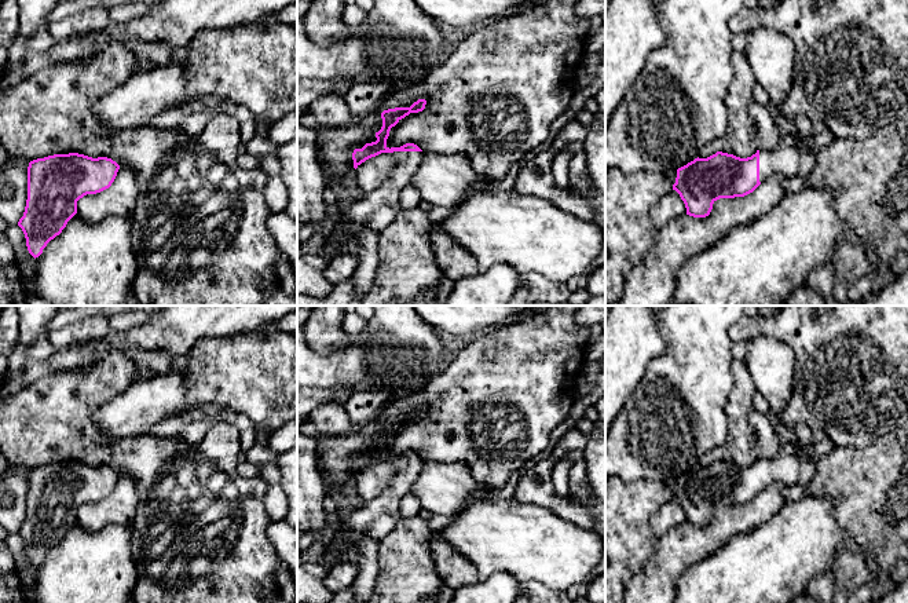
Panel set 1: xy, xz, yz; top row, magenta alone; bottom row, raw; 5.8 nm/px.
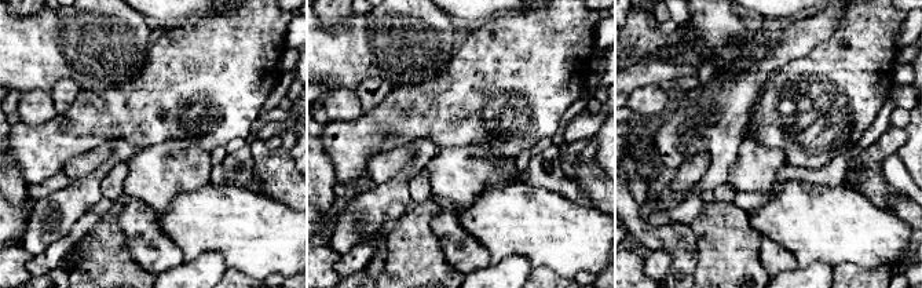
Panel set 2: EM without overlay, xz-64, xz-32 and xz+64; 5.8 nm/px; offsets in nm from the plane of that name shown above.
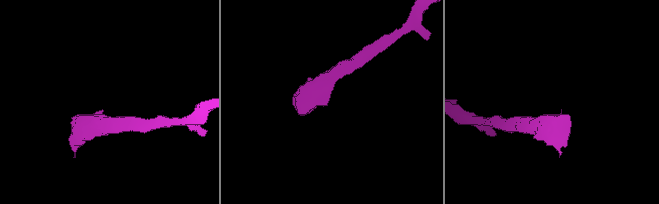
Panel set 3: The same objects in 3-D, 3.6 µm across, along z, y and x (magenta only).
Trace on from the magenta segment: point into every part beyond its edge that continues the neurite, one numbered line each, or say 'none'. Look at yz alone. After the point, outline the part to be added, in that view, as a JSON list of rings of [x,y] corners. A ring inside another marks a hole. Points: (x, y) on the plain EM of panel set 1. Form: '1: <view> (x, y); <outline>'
1: yz (786, 467); [[[783,445],[779,454],[772,458],[759,457],[759,490],[783,482],[787,486],[799,483],[801,460],[792,445]]]

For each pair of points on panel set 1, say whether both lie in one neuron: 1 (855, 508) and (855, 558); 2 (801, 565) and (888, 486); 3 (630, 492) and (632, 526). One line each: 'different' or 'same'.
1: different
2: different
3: same

